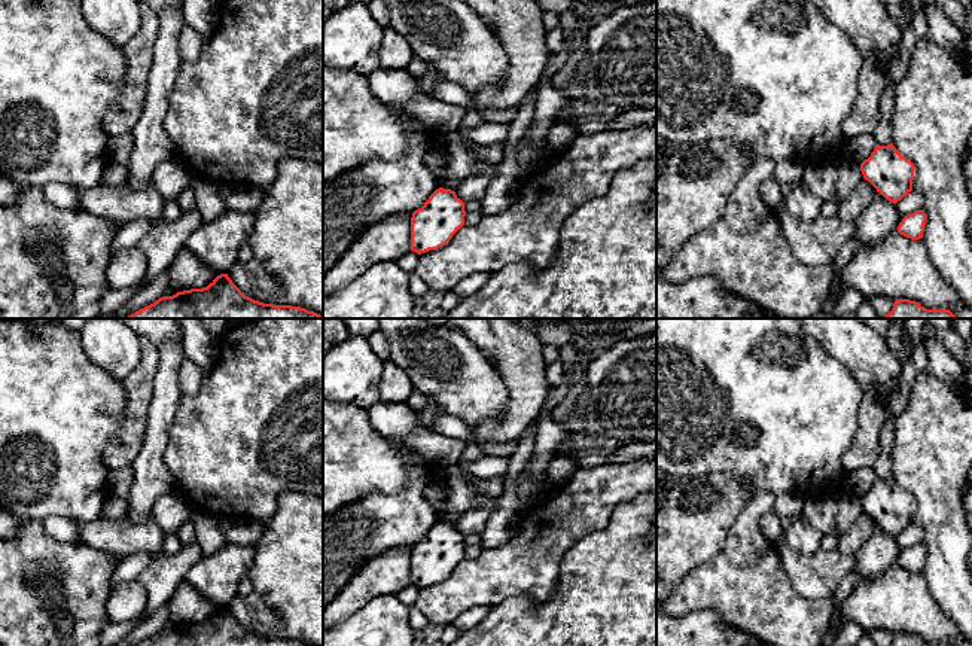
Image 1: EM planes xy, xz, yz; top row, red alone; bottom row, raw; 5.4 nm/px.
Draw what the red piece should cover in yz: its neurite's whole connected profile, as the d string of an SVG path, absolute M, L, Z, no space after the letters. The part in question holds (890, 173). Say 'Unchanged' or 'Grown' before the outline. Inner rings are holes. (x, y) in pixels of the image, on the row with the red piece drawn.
Unchanged. M877 144L868 159L860 164L863 179L877 192L896 204L912 191L914 164L892 144Z

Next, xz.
Unchanged. M436 189L411 217L411 250L421 255L445 246L464 225L464 202L451 189Z

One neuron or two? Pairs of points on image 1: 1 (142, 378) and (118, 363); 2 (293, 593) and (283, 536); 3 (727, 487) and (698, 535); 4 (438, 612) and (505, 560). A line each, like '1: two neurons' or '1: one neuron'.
1: two neurons
2: one neuron
3: one neuron
4: one neuron

